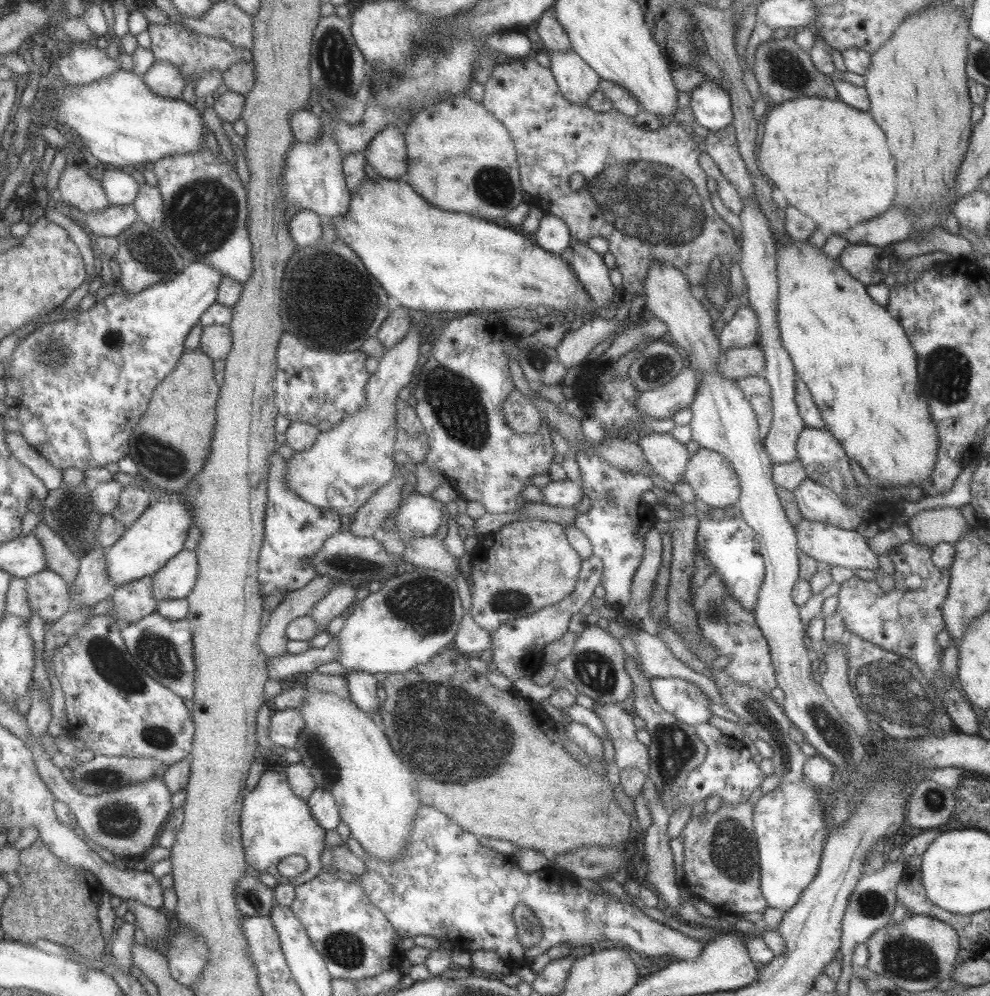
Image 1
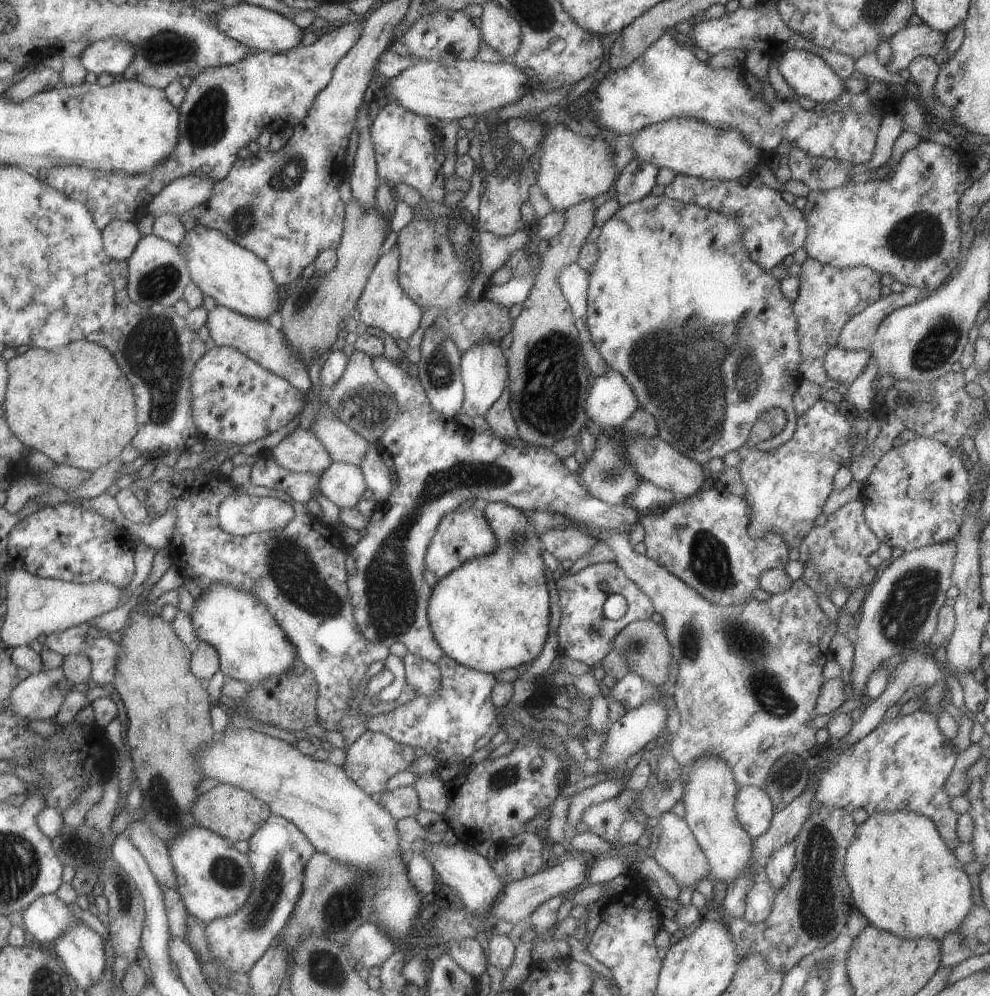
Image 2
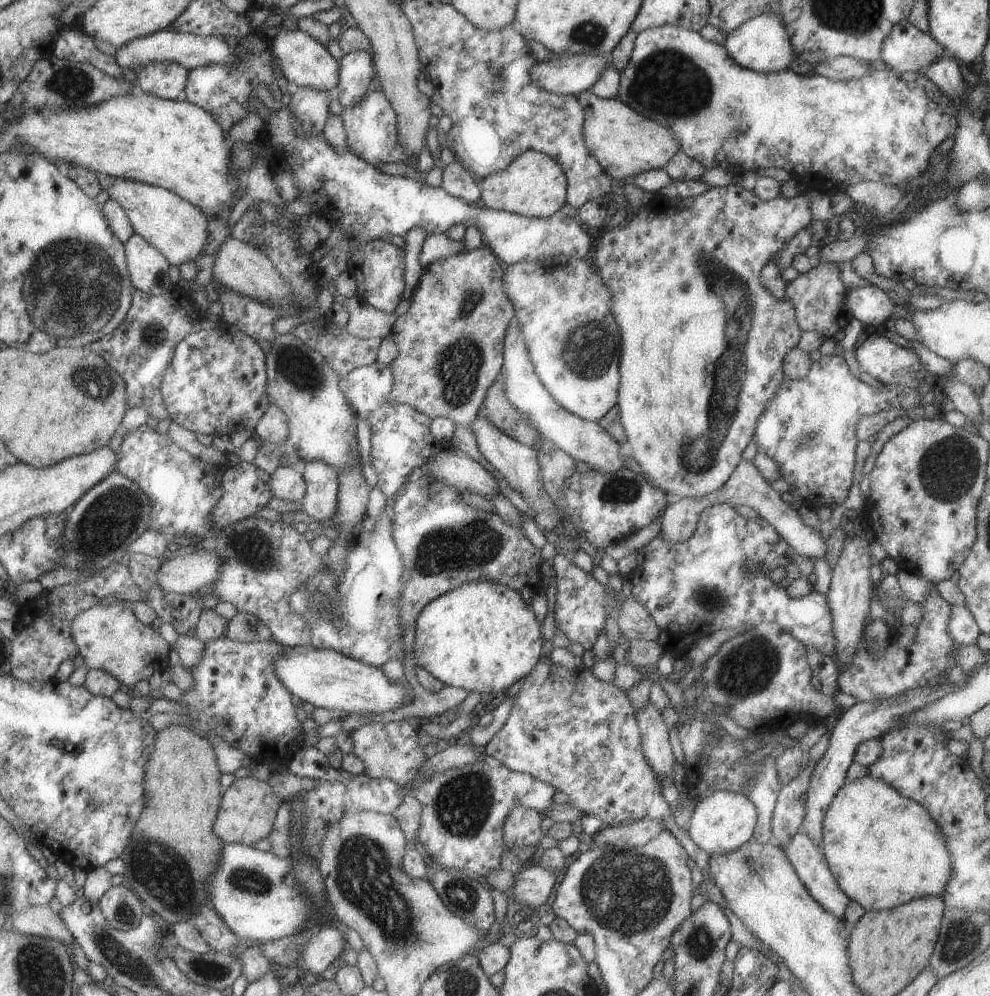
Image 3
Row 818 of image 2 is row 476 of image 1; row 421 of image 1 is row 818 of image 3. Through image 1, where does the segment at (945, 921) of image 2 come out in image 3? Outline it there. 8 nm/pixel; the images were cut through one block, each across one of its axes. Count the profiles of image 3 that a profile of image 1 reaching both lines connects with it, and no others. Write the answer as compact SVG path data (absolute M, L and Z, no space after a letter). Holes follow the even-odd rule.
M869 774L838 789L824 816L822 849L840 888L866 911L894 910L923 896L943 898L952 876L946 838L930 812Z

